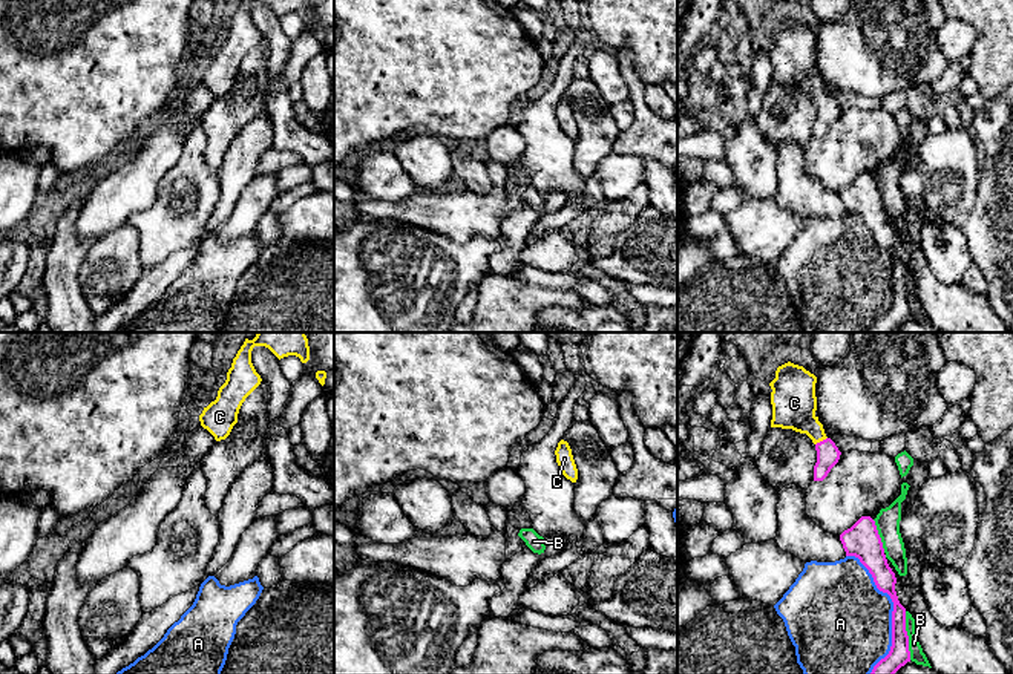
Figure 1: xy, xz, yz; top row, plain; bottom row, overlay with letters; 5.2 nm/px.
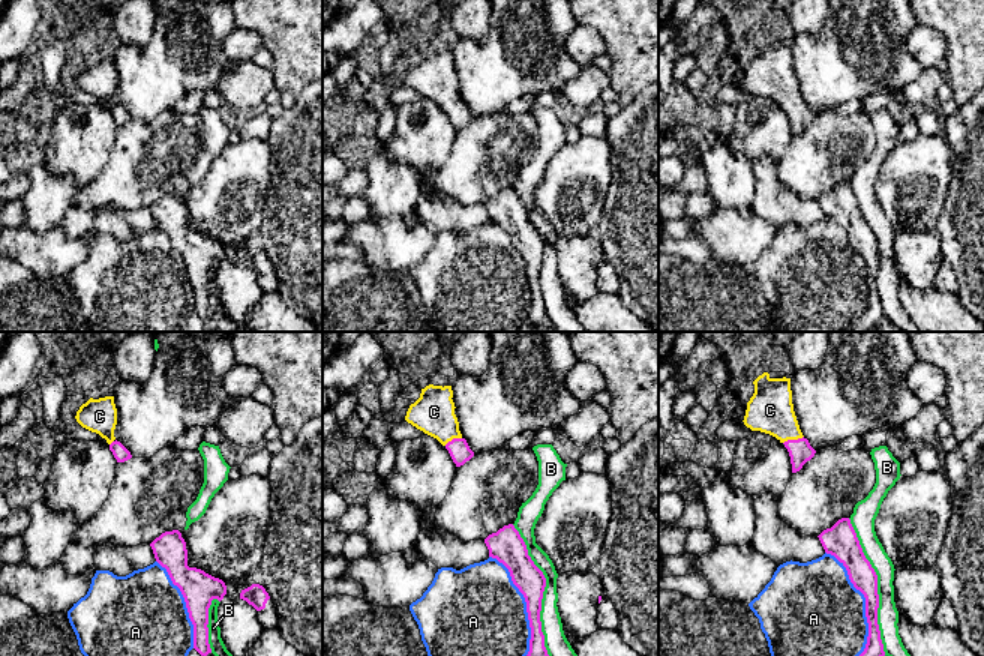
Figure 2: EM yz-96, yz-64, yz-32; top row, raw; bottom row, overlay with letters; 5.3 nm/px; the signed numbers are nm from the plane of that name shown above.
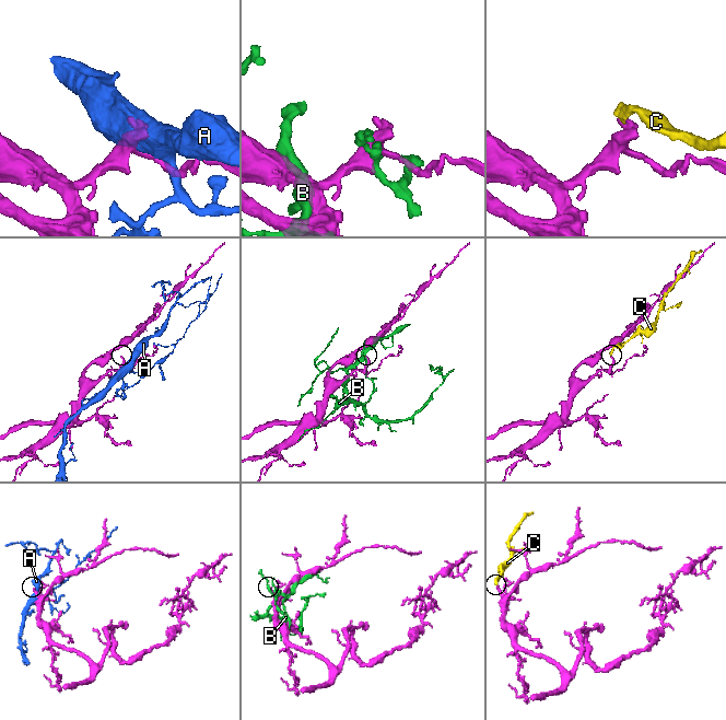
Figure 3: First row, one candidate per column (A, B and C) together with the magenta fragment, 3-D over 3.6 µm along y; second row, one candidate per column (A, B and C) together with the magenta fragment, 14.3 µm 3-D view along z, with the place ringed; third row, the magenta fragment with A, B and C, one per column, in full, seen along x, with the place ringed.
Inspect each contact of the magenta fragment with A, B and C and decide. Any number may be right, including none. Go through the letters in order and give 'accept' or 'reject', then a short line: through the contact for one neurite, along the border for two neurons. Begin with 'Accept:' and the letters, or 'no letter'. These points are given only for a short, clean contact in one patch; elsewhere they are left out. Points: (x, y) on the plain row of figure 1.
Accept: C
A: reject
B: reject
C: accept; line yz (828, 111), (820, 98), (794, 60)

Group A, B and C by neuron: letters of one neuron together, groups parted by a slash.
A / B / C

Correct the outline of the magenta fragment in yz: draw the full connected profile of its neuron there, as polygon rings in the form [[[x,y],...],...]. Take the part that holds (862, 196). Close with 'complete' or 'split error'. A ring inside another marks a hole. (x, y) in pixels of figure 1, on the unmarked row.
[[[861,173],[851,185],[840,191],[846,213],[855,213],[869,227],[877,245],[887,250],[893,259],[892,268],[892,303],[869,332],[893,332],[910,319],[909,293],[906,288],[906,265],[900,260],[895,240],[897,234],[887,221],[881,195],[875,178]]] | complete

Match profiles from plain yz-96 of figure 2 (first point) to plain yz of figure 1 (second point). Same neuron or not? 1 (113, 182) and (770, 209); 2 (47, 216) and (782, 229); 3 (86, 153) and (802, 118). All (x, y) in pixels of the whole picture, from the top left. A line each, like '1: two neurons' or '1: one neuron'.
1: two neurons
2: two neurons
3: one neuron

